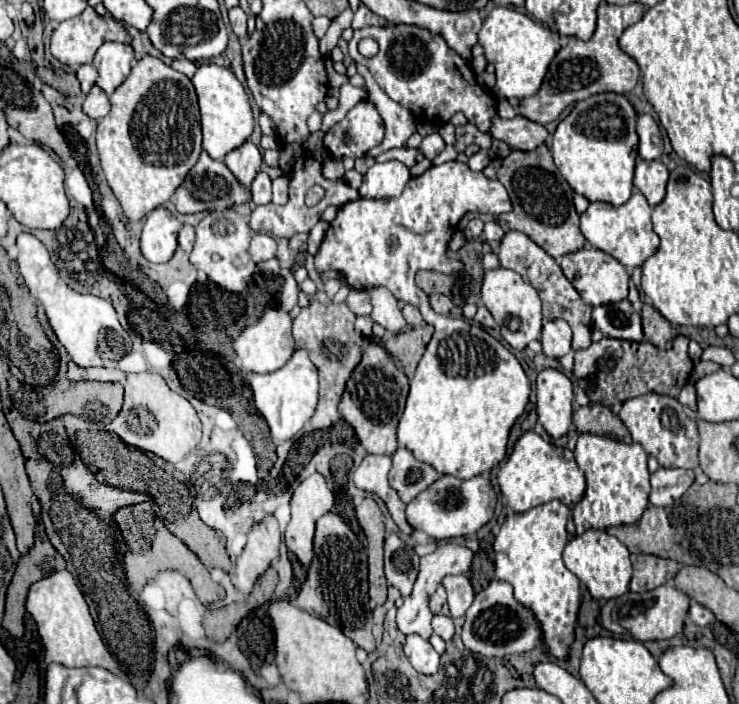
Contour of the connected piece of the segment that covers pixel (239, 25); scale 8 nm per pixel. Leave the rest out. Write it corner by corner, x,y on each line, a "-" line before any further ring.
234,7
228,13
230,13
230,23
232,23
234,33
238,35
240,41
246,41
248,39
248,33
246,33
246,19
248,19
248,15
240,7

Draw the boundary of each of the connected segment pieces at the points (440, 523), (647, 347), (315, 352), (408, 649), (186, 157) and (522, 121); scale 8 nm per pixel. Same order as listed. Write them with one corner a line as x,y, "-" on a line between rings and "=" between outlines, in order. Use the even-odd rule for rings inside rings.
444,475
430,489
422,491
414,501
408,503
406,519
418,531
424,531
432,539
452,539
452,537
468,537
476,533
482,525
486,525
496,507
496,493
490,485
490,479
476,475
468,481
=
682,335
676,337
672,349
666,351
660,351
648,341
634,345
630,341
614,341
604,337
588,349
574,353
574,377
578,379
578,385
586,391
592,403
600,403
610,409
618,409
624,401
646,393
678,397
690,377
690,371
692,361
688,357
688,337
=
310,299
310,305
304,307
302,313
296,317
292,333
296,339
296,347
304,347
310,353
310,359
320,375
320,403
314,417
310,419
310,425
312,429
328,429
340,421
338,403
342,399
346,381
362,361
362,353
368,345
368,339
360,337
354,331
354,313
344,303
324,305
316,299
=
418,635
406,637
404,653
412,663
412,667
422,675
434,675
440,667
440,655
434,651
434,647
426,639
=
144,55
132,65
132,73
128,75
128,79
110,95
110,103
112,109
102,121
98,121
96,135
102,171
126,217
132,221
140,221
146,213
164,205
172,197
172,193
198,161
198,155
202,151
202,131
196,91
186,75
174,71
158,57
=
516,115
510,121
494,117
490,135
494,139
504,141
510,149
516,149
516,151
534,151
536,147
546,143
546,127
522,115

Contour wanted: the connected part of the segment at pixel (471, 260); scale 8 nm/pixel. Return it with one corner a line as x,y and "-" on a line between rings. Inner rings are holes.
474,241
464,247
466,251
460,251
458,257
466,257
466,267
452,275
442,275
436,271
418,271
416,273
416,285
422,287
426,293
444,293
448,295
454,305
462,307
466,303
476,303
480,299
480,287
482,287
482,243

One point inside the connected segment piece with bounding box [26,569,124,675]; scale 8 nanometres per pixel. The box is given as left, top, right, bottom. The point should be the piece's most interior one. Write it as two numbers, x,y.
68,632

